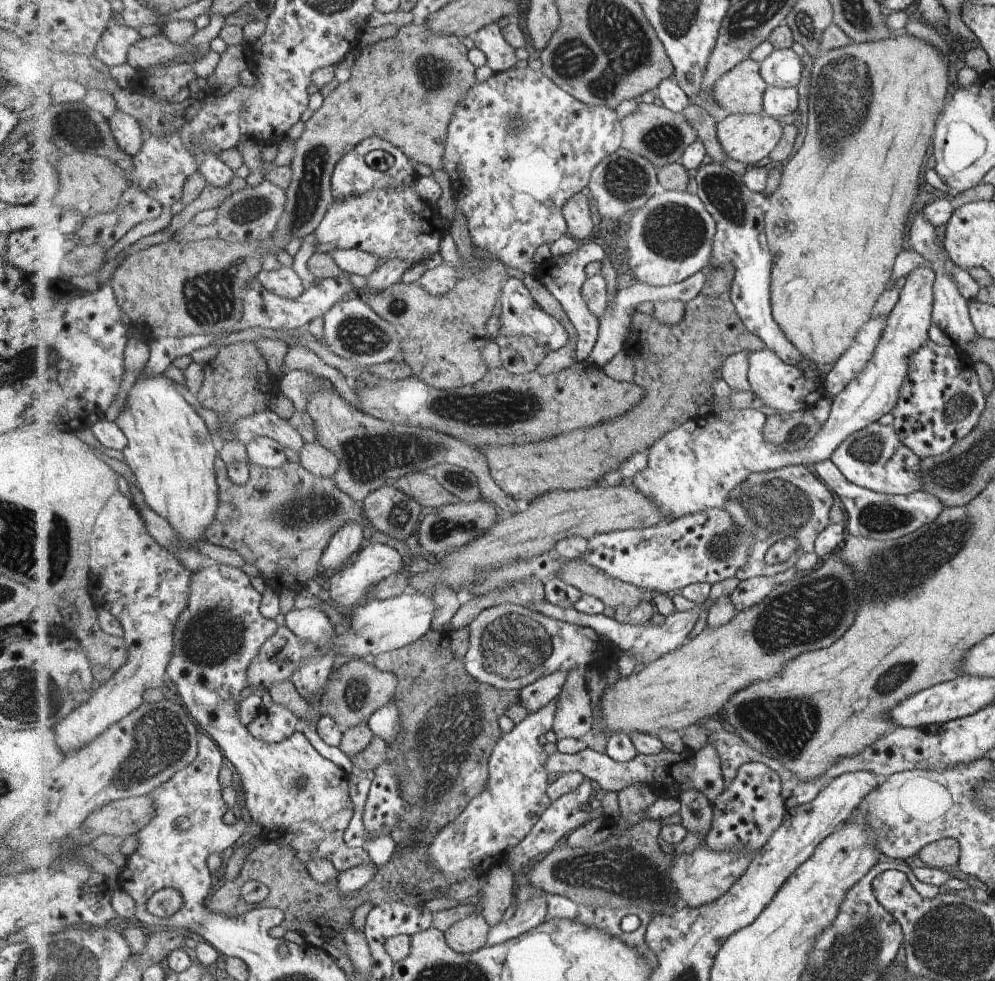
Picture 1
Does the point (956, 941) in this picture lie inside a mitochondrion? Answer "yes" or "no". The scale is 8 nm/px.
yes

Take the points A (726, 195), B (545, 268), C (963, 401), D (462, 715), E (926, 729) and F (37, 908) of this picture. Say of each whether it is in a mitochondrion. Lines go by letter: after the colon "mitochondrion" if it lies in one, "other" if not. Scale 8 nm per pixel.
A: mitochondrion
B: other
C: mitochondrion
D: mitochondrion
E: other
F: other

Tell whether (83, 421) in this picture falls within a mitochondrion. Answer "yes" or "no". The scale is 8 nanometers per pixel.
no

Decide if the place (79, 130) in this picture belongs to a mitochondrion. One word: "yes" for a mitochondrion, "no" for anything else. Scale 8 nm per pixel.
yes

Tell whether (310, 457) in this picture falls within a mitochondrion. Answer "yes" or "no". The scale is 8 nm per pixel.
no

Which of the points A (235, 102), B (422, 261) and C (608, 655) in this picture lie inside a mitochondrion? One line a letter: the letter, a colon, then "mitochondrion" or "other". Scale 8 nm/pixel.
A: other
B: other
C: other

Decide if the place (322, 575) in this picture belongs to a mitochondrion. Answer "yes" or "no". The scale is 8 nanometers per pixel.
no

